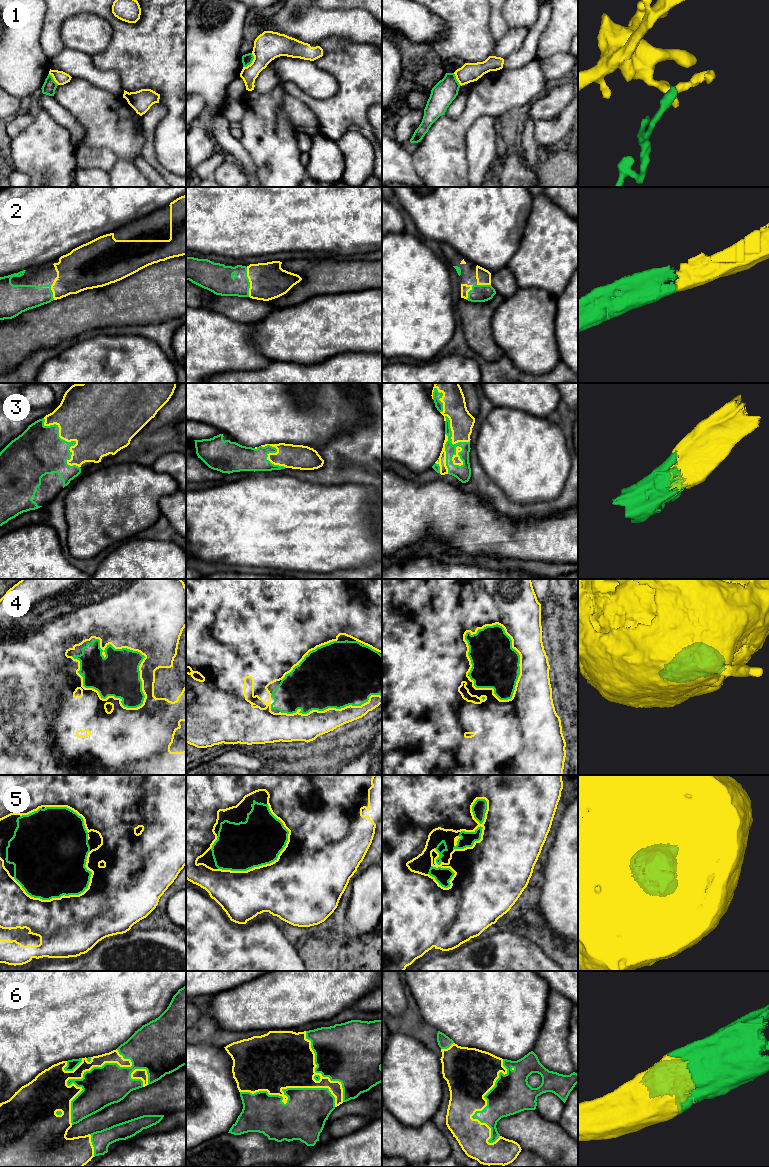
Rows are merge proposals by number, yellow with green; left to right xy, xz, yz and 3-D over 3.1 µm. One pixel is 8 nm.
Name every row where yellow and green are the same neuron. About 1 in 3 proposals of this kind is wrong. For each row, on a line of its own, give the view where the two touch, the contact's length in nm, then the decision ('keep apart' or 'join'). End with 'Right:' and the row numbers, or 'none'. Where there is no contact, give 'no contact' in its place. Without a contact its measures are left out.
1: meets yellow in xz; contact 140 nm long; keep apart
2: meets yellow in xz; contact 240 nm long; join
3: meets yellow in xy; contact 500 nm long; join
4: meets yellow in xy; contact 700 nm long; join
5: meets yellow in yz; contact 500 nm long; join
6: meets yellow in xy; contact 700 nm long; join
Right: 2, 3, 4, 5, 6

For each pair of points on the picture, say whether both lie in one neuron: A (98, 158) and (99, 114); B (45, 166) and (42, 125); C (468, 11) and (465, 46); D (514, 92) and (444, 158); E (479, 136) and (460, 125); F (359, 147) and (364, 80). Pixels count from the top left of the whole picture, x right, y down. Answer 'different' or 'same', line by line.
A: different
B: same
C: same
D: same
E: different
F: different

